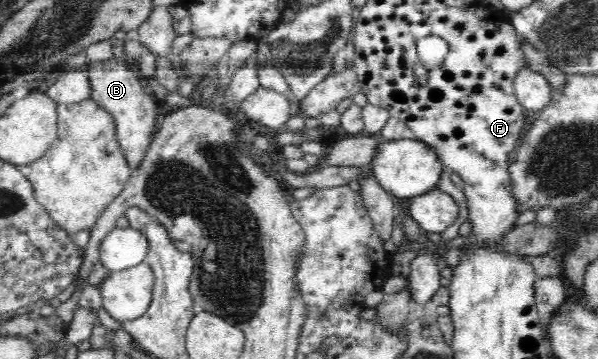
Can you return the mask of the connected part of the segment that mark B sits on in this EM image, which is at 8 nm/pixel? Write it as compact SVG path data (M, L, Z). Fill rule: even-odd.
M118 59L117 61L96 61L91 62L86 68L88 70L89 98L113 118L117 143L129 164L129 170L133 173L140 169L146 158L166 108L143 89L139 77L127 67L126 62L119 63Z

